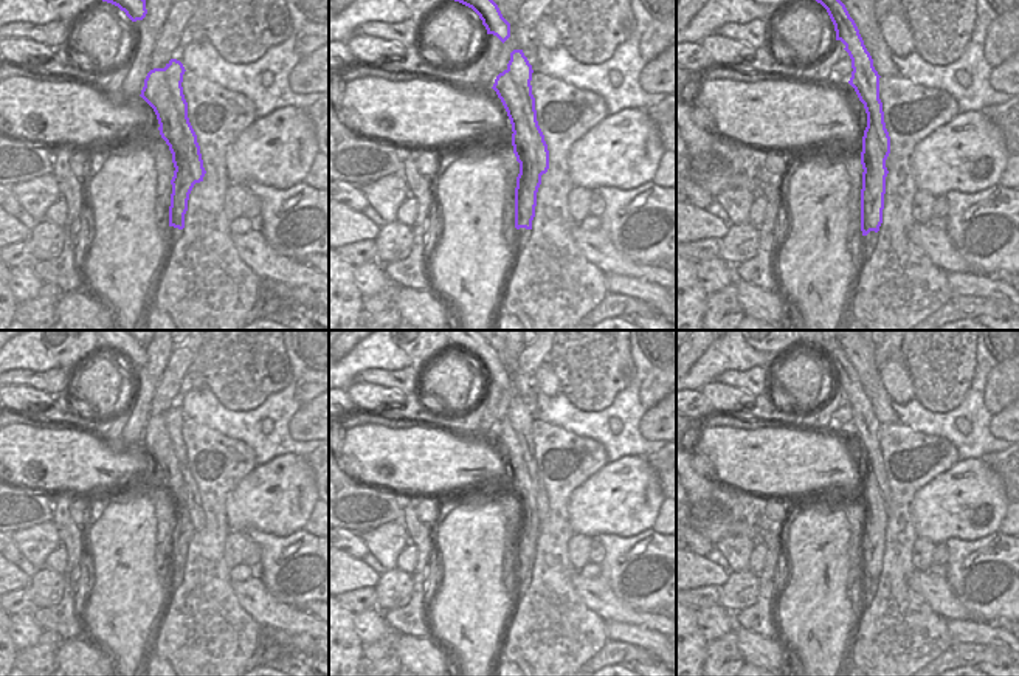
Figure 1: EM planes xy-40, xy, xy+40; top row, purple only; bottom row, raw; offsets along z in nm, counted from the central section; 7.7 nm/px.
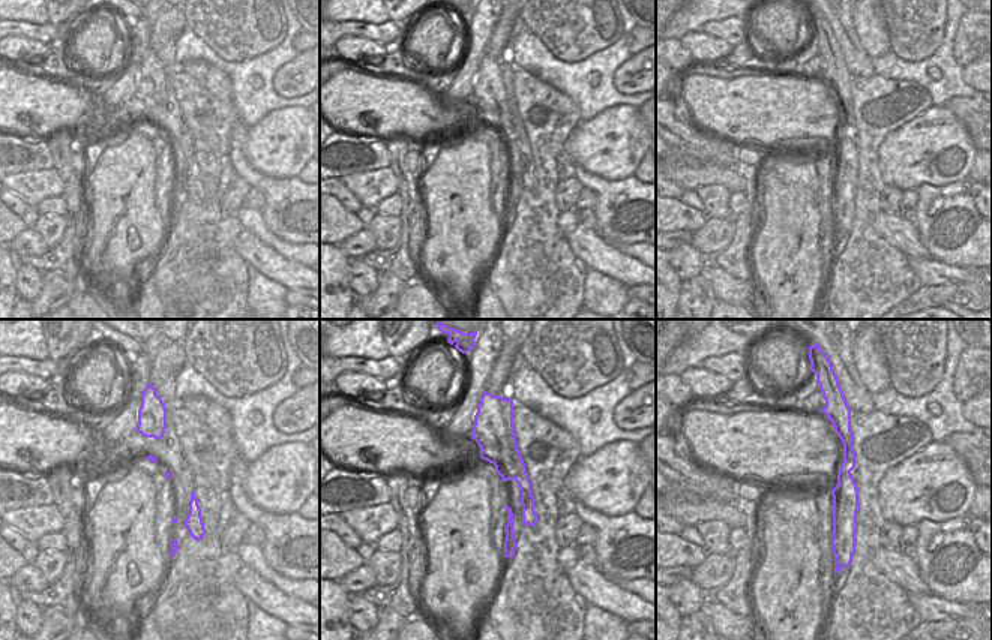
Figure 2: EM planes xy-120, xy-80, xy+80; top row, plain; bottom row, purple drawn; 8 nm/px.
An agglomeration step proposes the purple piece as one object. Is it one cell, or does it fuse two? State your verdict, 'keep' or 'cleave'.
cleave

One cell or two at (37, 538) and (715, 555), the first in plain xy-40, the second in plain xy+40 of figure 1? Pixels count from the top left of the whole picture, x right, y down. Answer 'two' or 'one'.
two

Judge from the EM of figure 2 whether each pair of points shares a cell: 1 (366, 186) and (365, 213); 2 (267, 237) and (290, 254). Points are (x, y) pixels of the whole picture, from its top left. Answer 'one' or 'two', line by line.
1: two
2: one

